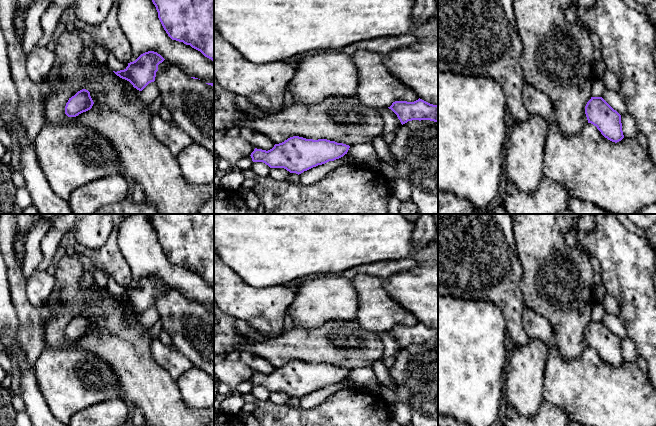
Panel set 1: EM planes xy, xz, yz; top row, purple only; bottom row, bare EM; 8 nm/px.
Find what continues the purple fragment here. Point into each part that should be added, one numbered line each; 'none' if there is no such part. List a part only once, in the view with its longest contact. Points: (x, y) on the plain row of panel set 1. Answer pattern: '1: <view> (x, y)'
none

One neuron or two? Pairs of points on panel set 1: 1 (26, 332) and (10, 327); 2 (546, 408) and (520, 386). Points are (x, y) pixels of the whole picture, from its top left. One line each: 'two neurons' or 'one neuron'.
1: two neurons
2: two neurons

